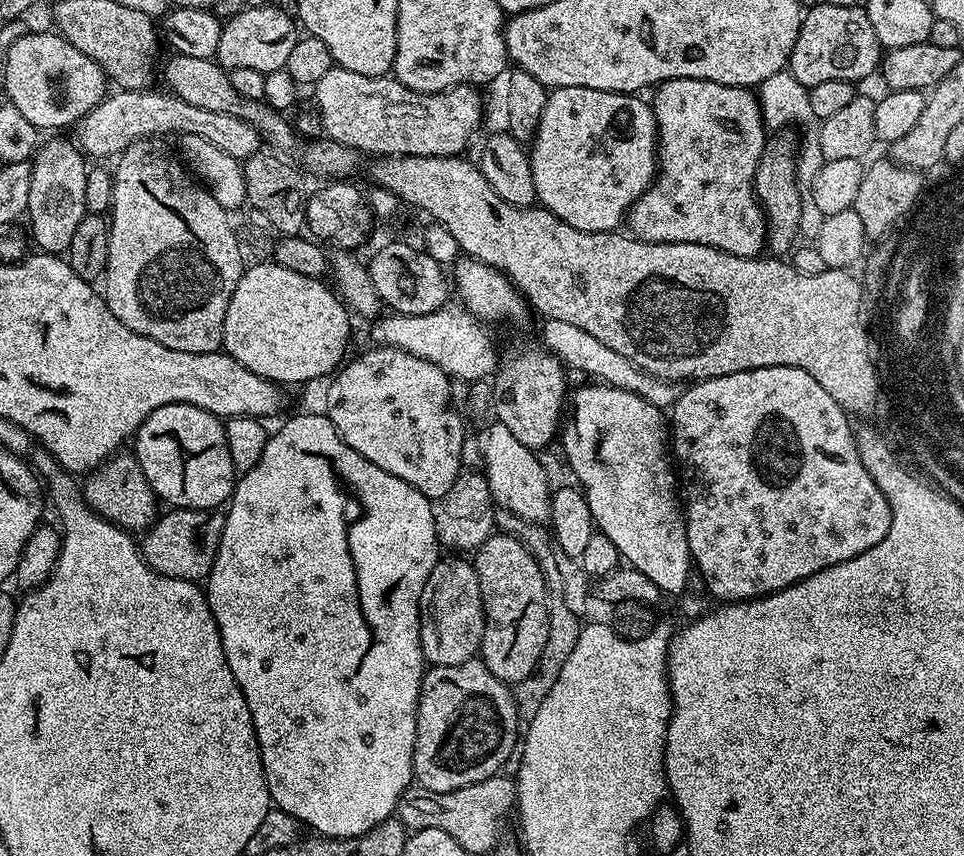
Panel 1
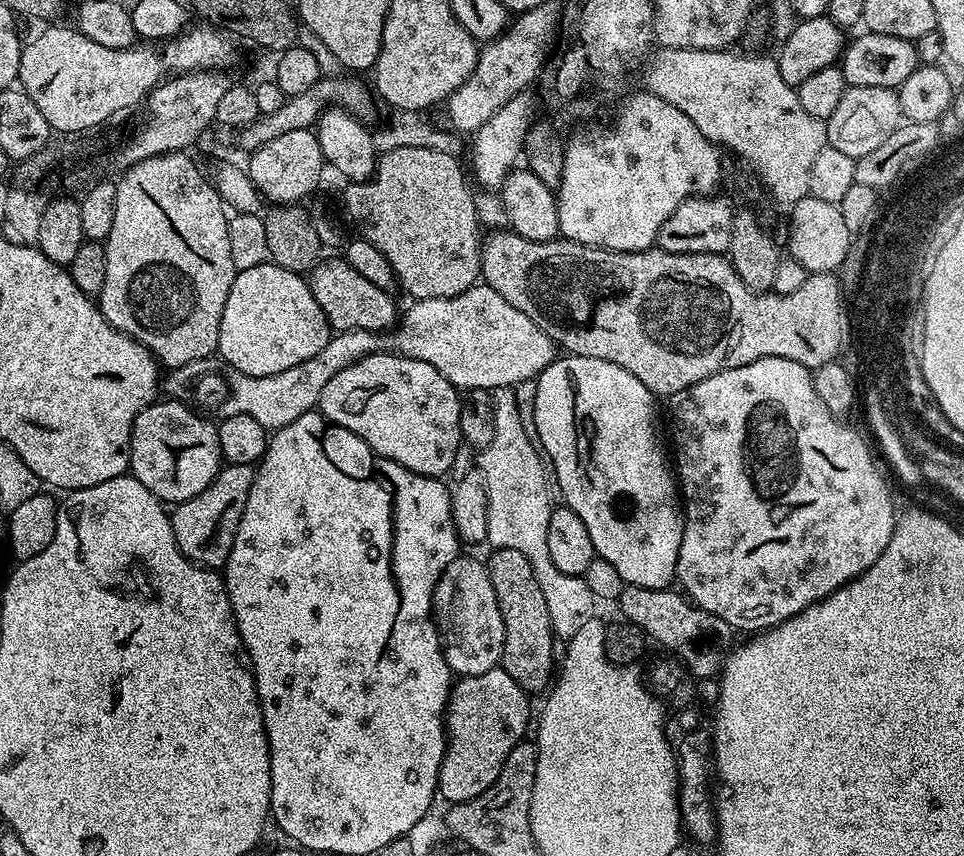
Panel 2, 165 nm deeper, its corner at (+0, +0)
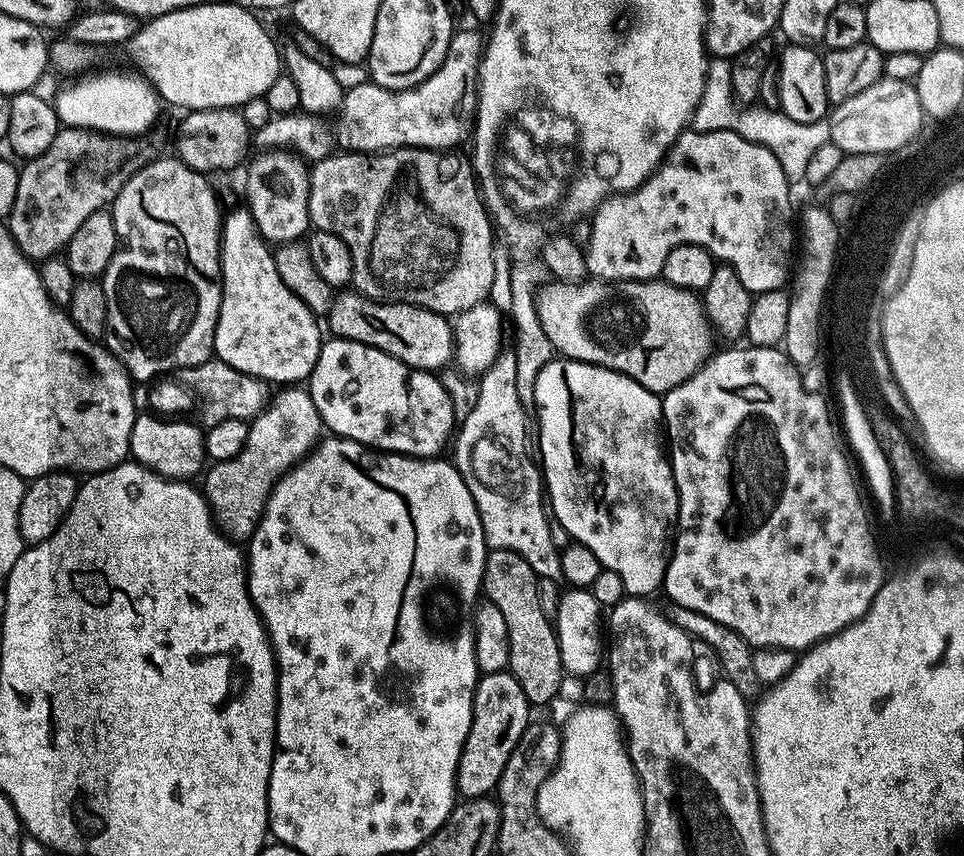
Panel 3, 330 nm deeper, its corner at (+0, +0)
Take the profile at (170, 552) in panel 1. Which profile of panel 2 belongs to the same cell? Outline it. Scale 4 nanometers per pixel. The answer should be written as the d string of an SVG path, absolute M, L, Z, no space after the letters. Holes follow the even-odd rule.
M224 464L216 479L198 494L189 500L183 500L181 504L171 509L172 529L174 538L178 542L178 550L187 560L199 564L201 568L213 570L223 569L230 558L230 550L234 546L234 538L238 534L238 522L242 522L242 510L246 510L246 498L250 494L250 486L256 477L256 469L250 464Z

